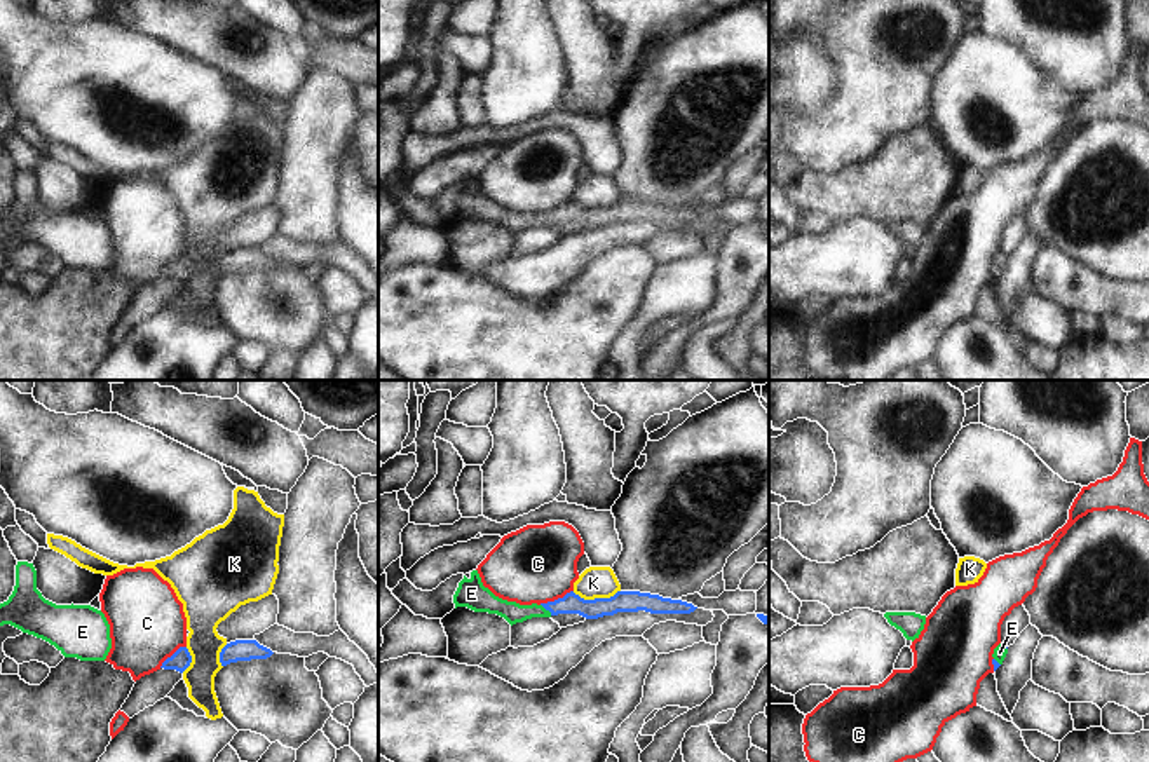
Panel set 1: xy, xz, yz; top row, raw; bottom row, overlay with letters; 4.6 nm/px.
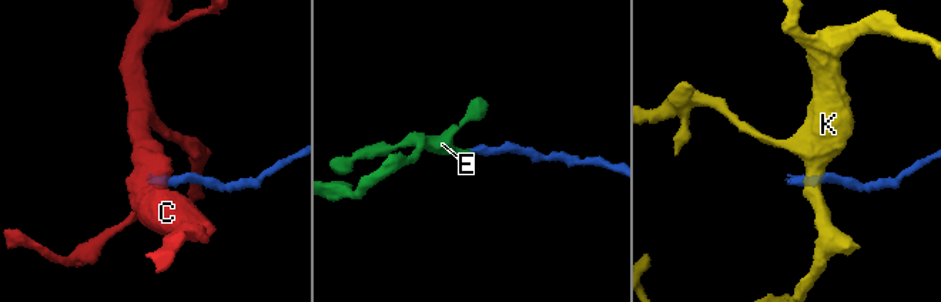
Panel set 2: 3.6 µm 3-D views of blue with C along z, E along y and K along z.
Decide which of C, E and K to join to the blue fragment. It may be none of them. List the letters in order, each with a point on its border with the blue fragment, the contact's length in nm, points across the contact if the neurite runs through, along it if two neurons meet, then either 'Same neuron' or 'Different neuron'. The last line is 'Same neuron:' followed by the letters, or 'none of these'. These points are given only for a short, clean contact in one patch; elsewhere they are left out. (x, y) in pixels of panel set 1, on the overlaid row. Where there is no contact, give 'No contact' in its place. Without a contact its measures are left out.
C: Touches blue at xz (555, 600). Shared border 170 nm. Boundary: xz (572, 590), (539, 604). Different neuron
E: Touches blue at xz (546, 609). Shared border 80 nm. Path across: xz (571, 604), (546, 609), (513, 612). Same neuron
K: Touches blue at xz (595, 598). Shared border 220 nm. Boundary: xz (619, 590), (609, 597), (593, 598), (581, 598), (572, 591). Different neuron
Same neuron: E

